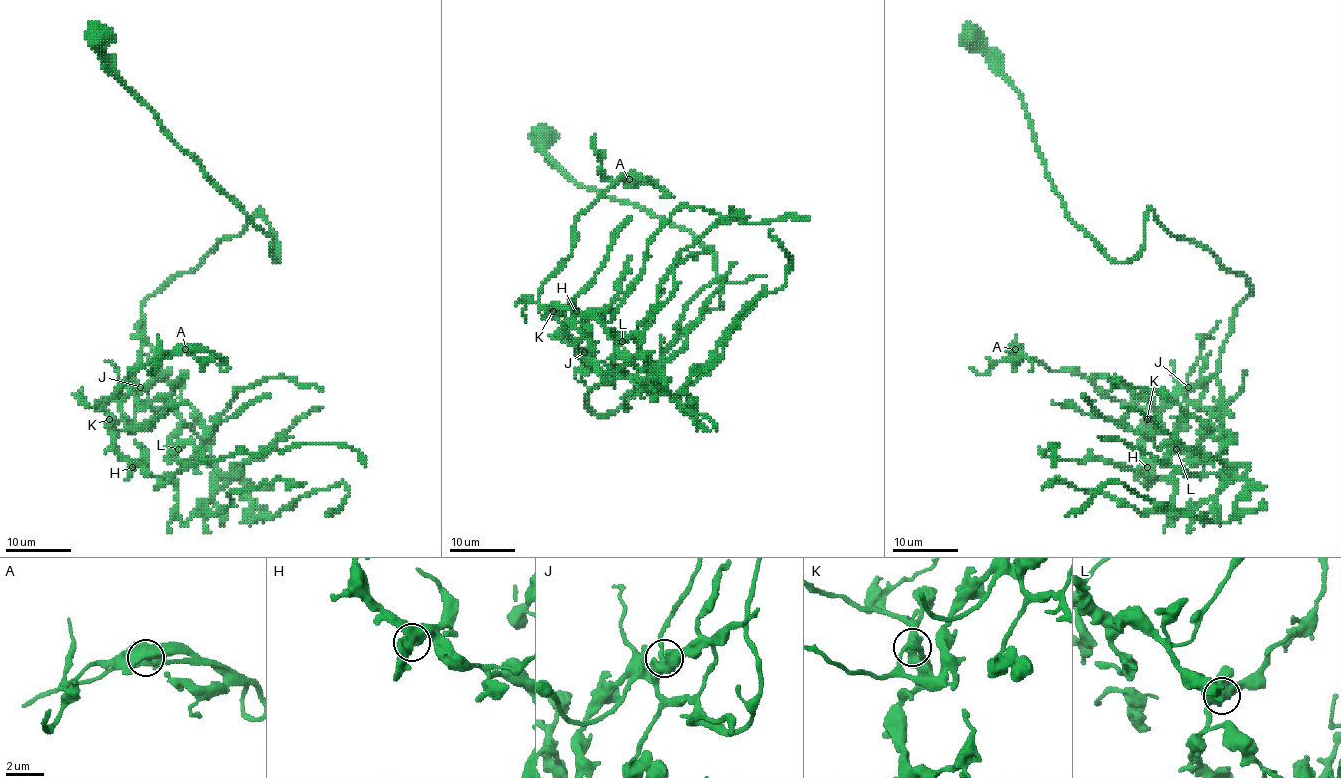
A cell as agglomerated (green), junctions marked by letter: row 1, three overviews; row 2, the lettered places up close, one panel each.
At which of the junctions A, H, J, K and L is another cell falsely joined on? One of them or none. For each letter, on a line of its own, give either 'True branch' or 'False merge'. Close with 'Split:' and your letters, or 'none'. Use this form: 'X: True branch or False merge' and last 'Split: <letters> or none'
A: False merge
H: True branch
J: True branch
K: True branch
L: True branch
Split: A

